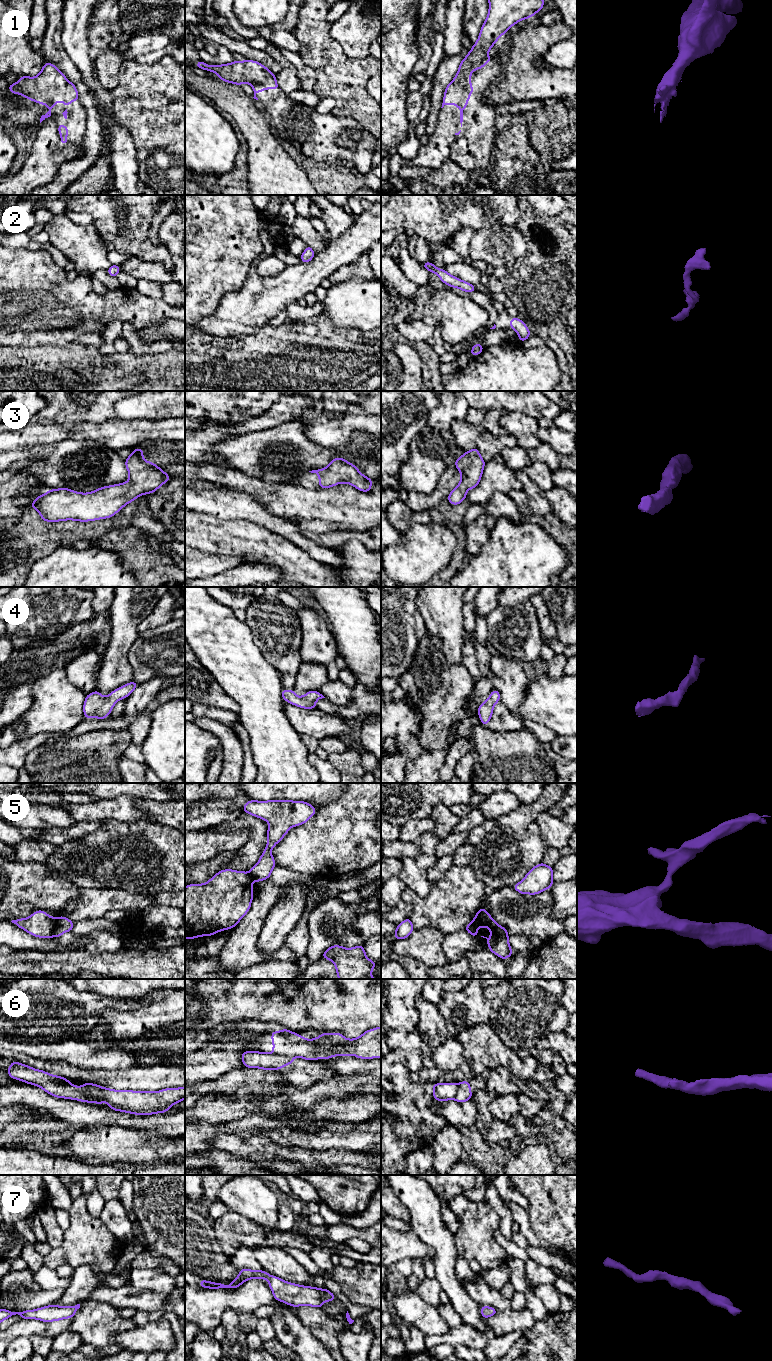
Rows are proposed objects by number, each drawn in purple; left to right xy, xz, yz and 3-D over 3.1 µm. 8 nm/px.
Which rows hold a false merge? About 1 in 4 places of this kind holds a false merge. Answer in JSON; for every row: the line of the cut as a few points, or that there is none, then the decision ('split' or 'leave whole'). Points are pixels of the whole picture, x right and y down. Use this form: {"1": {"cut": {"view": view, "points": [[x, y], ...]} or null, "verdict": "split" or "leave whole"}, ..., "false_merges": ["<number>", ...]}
{"1": {"cut": null, "verdict": "leave whole"}, "2": {"cut": null, "verdict": "leave whole"}, "3": {"cut": null, "verdict": "leave whole"}, "4": {"cut": null, "verdict": "leave whole"}, "5": {"cut": {"view": "xy", "points": [[58, 918], [53, 935]]}, "verdict": "split"}, "6": {"cut": {"view": "xz", "points": [[273, 1052], [290, 1058]]}, "verdict": "split"}, "7": {"cut": null, "verdict": "leave whole"}, "false_merges": ["5", "6"]}

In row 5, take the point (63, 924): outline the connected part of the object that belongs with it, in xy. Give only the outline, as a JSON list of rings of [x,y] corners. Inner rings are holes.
[[[60,916],[57,919],[56,926],[54,929],[54,936],[57,938],[63,933],[72,931],[74,923],[64,916]]]

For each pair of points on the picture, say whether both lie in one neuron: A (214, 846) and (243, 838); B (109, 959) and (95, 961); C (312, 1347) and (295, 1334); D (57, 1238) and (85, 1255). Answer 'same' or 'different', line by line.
A: same
B: same
C: same
D: different

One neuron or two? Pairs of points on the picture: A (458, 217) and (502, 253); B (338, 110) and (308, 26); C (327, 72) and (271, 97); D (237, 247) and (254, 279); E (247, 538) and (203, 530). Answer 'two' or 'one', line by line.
A: two
B: one
C: two
D: two
E: one

